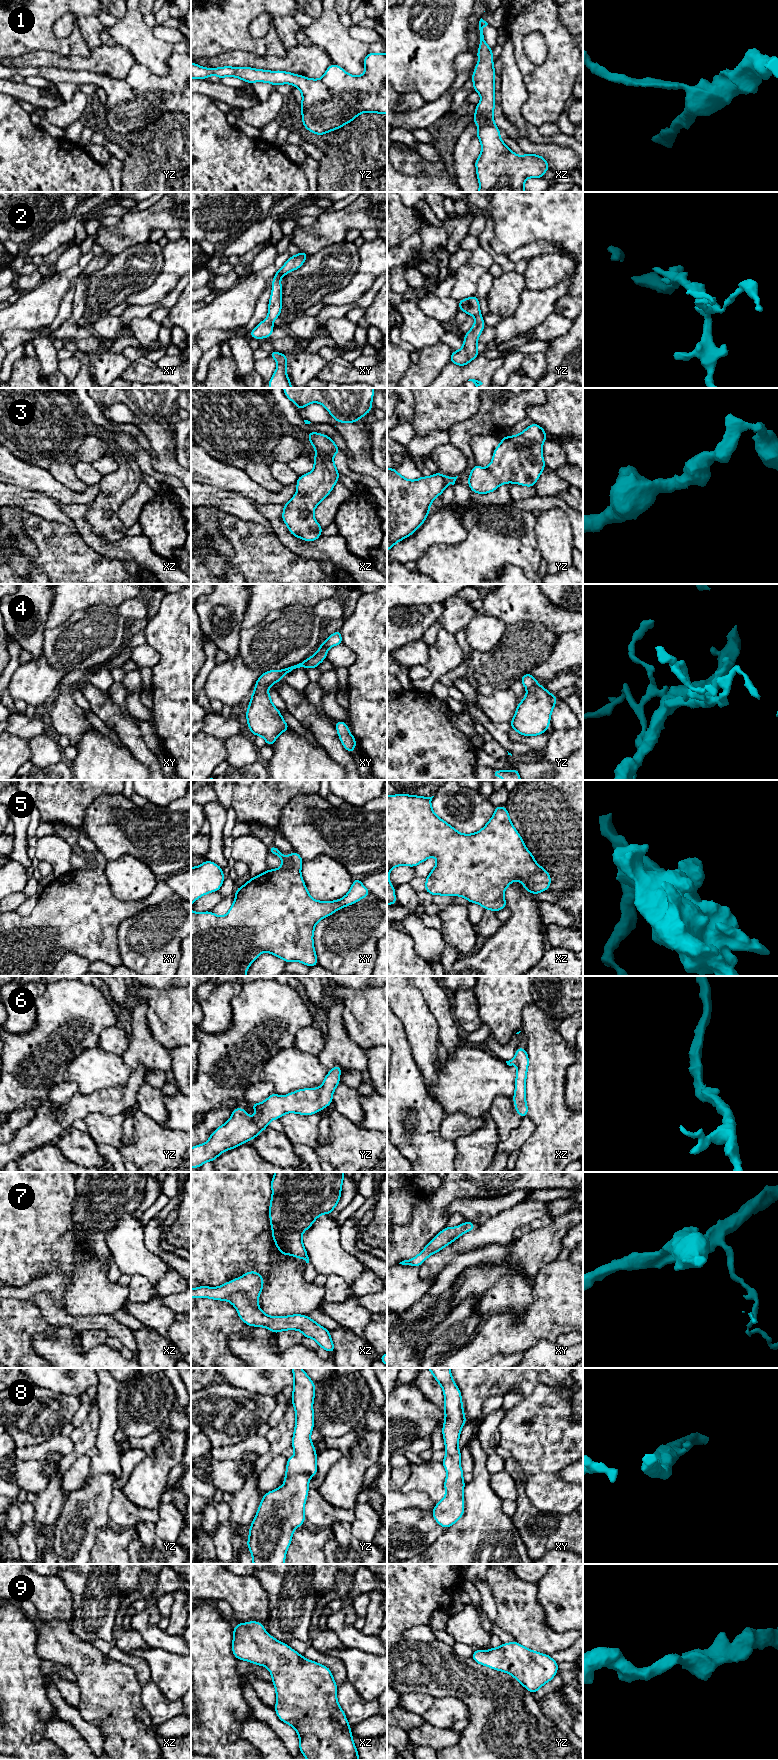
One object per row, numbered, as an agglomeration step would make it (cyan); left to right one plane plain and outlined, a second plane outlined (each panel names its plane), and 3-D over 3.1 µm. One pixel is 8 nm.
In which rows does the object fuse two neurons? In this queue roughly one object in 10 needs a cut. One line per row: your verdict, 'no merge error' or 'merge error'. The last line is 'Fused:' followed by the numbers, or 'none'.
1: no merge error
2: no merge error
3: no merge error
4: no merge error
5: no merge error
6: no merge error
7: no merge error
8: no merge error
9: no merge error
Fused: none

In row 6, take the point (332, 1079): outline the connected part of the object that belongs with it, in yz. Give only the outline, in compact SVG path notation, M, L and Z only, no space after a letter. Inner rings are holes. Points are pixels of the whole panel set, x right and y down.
M336 1065L326 1074L321 1087L298 1089L285 1096L274 1092L261 1103L251 1103L256 1111L253 1118L246 1110L235 1108L230 1119L219 1126L206 1143L191 1148L191 1167L200 1168L207 1161L215 1161L223 1152L256 1138L270 1121L280 1119L285 1113L305 1116L319 1113L332 1103L340 1074L341 1066Z

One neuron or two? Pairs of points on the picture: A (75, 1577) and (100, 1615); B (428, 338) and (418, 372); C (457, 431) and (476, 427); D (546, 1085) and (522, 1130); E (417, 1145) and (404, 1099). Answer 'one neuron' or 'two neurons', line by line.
A: one neuron
B: two neurons
C: one neuron
D: two neurons
E: one neuron

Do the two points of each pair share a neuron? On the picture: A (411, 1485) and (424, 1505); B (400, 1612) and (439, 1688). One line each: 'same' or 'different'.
A: different
B: different

